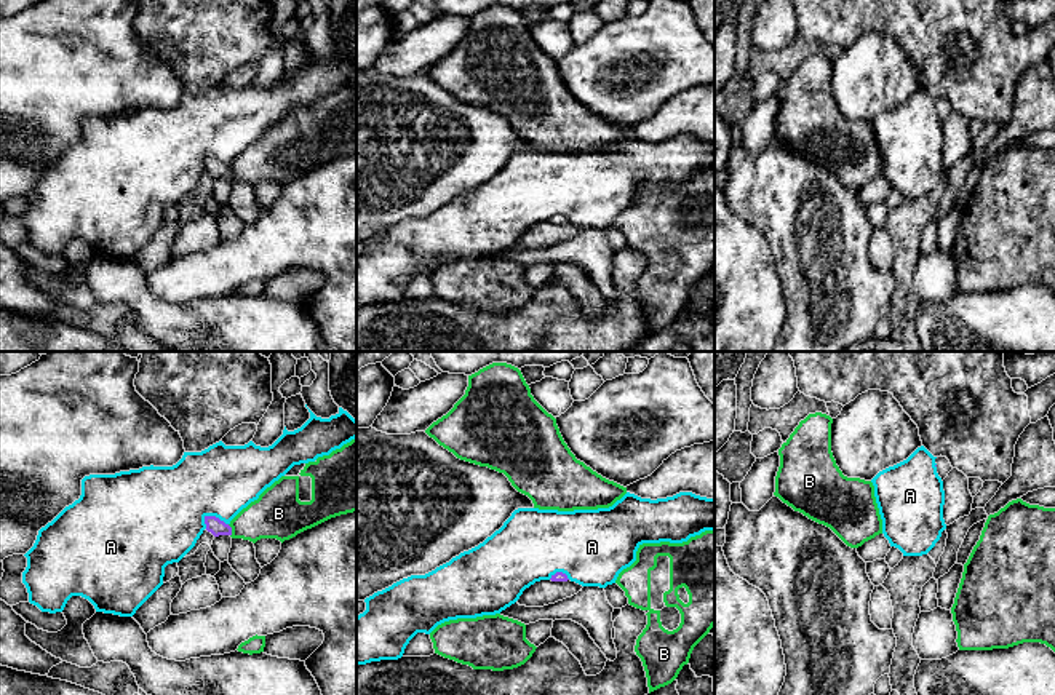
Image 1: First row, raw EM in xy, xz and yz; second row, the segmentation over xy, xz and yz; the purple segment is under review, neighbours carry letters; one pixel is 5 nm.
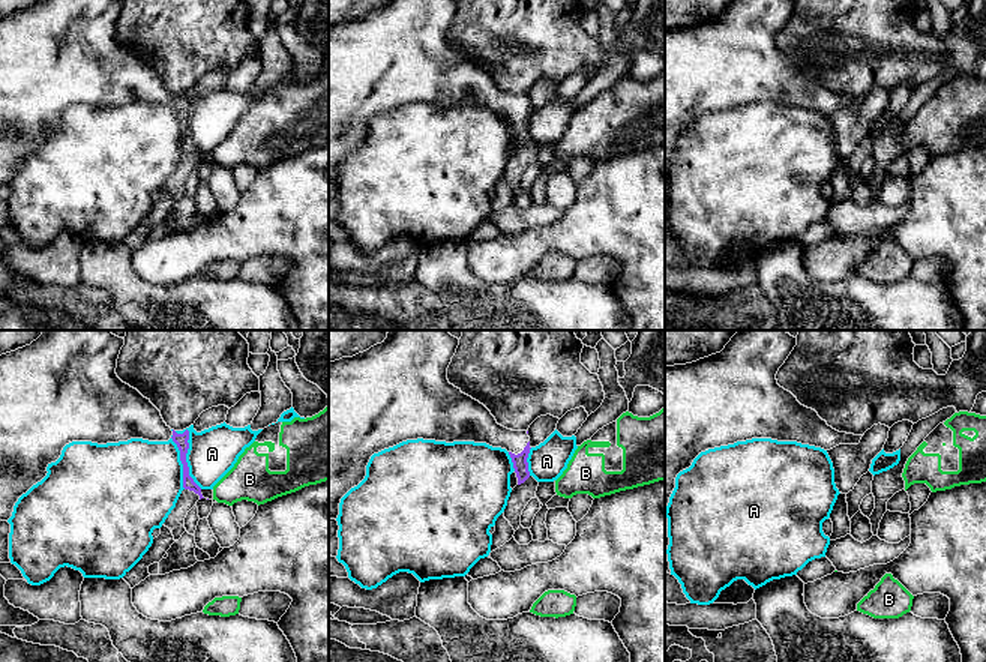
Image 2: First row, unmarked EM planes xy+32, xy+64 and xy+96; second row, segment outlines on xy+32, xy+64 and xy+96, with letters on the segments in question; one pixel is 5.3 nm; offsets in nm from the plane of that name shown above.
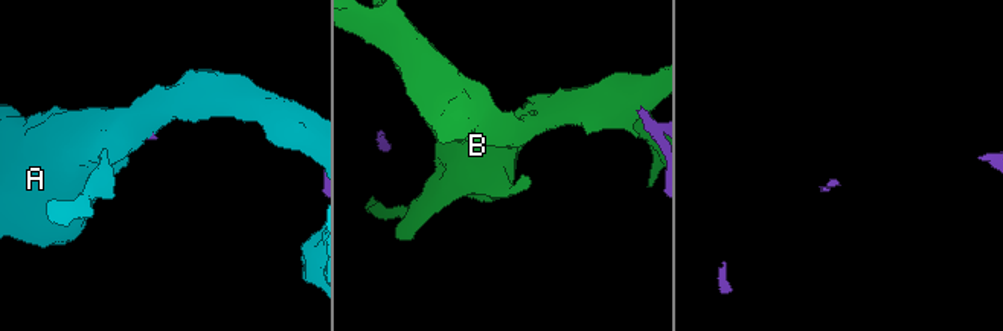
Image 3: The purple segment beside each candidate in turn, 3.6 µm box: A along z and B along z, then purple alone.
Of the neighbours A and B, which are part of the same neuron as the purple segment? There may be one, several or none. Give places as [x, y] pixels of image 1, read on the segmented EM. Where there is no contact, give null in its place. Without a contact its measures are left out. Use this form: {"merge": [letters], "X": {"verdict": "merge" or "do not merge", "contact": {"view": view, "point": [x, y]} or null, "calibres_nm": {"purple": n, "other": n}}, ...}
{"merge": [], "A": {"verdict": "do not merge", "contact": {"view": "xy", "point": [214, 516]}, "calibres_nm": {"purple": 80, "other": 400}}, "B": {"verdict": "do not merge", "contact": {"view": "xy", "point": [230, 531]}, "calibres_nm": {"purple": 80, "other": 240}}}

